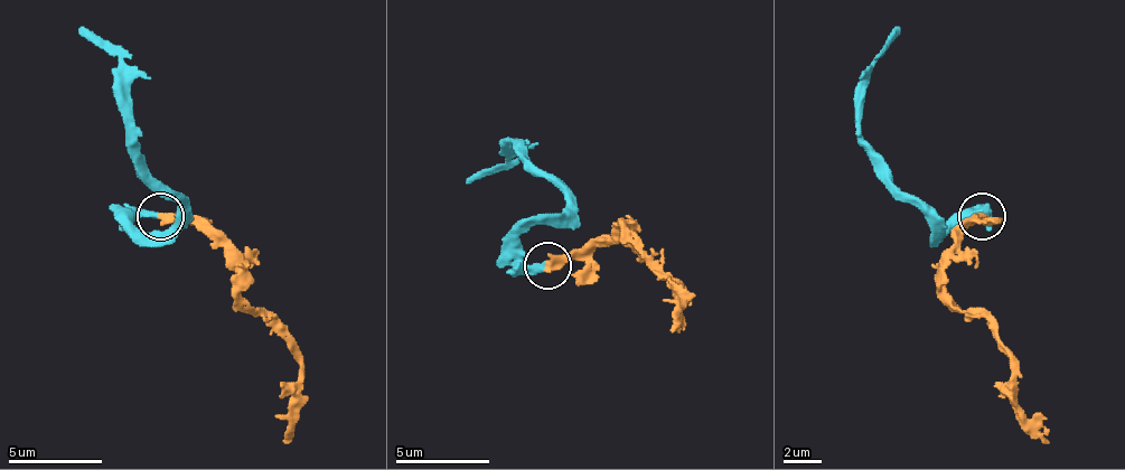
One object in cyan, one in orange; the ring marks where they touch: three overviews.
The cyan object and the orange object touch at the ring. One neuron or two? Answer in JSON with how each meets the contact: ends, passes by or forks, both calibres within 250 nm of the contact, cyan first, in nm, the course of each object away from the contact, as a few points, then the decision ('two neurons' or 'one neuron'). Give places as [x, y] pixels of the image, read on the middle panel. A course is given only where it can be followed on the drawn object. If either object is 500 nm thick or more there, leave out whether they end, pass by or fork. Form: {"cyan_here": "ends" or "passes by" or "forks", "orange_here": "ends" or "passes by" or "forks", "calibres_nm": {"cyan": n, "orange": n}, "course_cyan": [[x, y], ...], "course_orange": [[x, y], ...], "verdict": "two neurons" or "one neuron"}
{"cyan_here": "ends", "orange_here": "ends", "calibres_nm": {"cyan": 340, "orange": 480}, "course_cyan": [[546, 264], [523, 259], [518, 236], [551, 222], [565, 207], [565, 194], [518, 142], [467, 185]], "course_orange": [[546, 264], [579, 259], [626, 226], [645, 245], [645, 259], [687, 297], [673, 334]], "verdict": "one neuron"}

